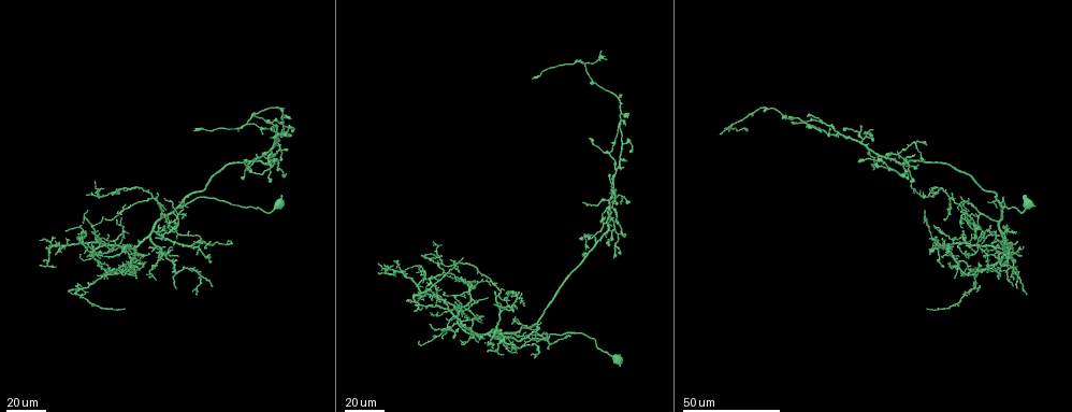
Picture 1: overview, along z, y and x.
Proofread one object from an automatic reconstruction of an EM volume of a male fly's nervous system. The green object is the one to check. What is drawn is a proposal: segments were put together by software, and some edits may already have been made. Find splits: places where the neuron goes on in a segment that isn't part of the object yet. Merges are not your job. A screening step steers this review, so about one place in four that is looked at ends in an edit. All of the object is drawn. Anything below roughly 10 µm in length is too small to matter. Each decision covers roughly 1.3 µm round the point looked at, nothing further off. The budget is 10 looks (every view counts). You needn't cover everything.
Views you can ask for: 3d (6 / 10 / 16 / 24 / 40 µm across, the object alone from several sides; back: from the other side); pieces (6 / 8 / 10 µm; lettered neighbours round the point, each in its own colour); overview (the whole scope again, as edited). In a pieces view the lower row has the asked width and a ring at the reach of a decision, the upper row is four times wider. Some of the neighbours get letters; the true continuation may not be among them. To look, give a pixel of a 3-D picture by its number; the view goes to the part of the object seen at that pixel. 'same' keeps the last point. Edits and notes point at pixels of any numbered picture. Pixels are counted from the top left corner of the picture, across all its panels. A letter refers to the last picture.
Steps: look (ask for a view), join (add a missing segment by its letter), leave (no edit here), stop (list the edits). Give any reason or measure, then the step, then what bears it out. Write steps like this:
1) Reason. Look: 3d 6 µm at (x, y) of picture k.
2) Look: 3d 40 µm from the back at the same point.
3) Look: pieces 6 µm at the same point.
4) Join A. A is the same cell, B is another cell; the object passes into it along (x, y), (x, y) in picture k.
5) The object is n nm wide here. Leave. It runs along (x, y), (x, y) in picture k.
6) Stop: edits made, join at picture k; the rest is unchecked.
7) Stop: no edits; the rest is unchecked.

End of a long branch. Look: 3d 40 µm at (105, 255) of picture 1.

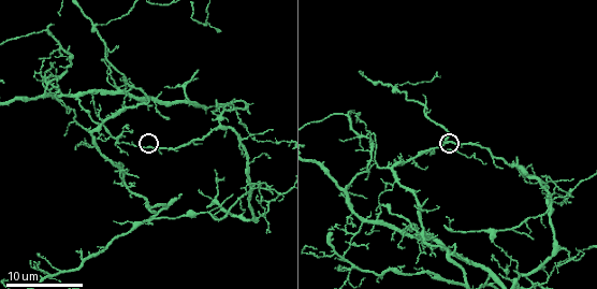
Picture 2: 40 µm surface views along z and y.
See the neighbours. Look: pieces 8 µm at (144, 146) of picture 2.

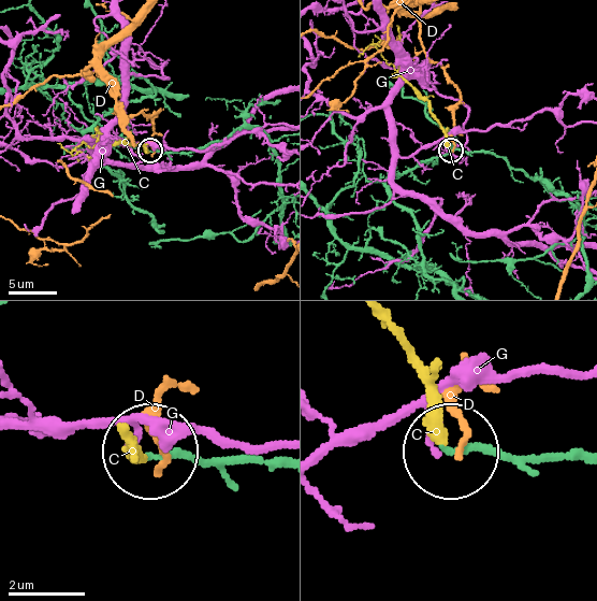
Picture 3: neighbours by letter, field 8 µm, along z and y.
The object is 140 nm wide here. Join C. C is the same cell, D and G are other cells; the object passes into it along (541, 460), (442, 448), (436, 394), (397, 326) in picture 3; the neuron continues.

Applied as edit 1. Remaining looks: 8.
Free end. Look: 3d 40 µm at (40, 240) of picture 1.

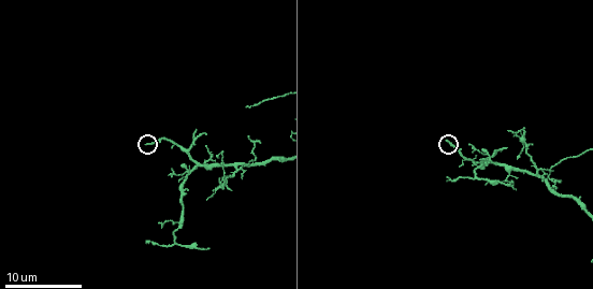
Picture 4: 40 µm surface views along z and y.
Look: 3d 10 µm at (447, 139) of picture 4.

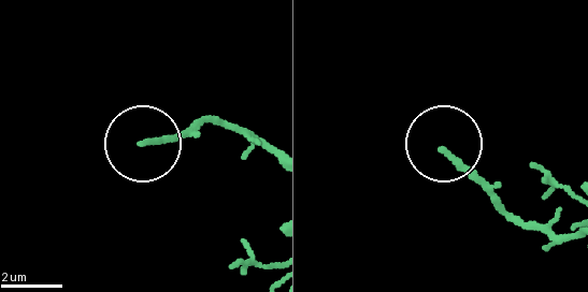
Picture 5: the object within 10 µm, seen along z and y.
See the neighbours. Look: pieces 6 µm at (143, 140) of picture 5.

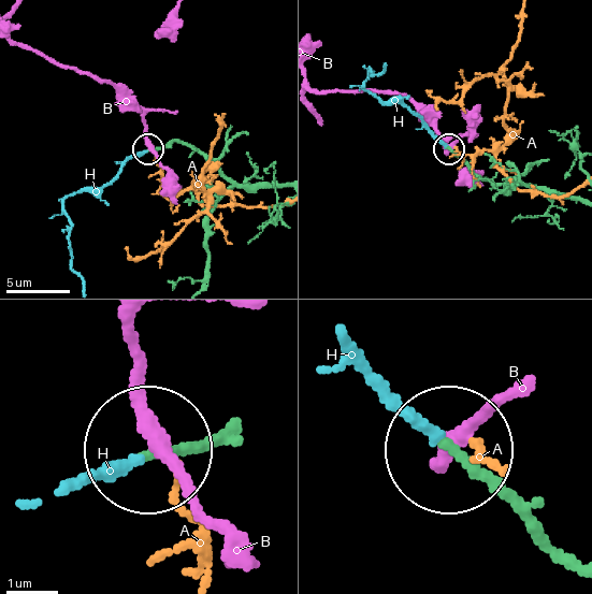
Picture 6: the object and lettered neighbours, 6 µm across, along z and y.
The object is 180 nm wide here. Join H. H is the same cell, A and B are other cells; the object passes into it along (572, 565), (354, 347) in picture 6; the neuron continues.

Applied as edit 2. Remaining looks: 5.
Look: overview.

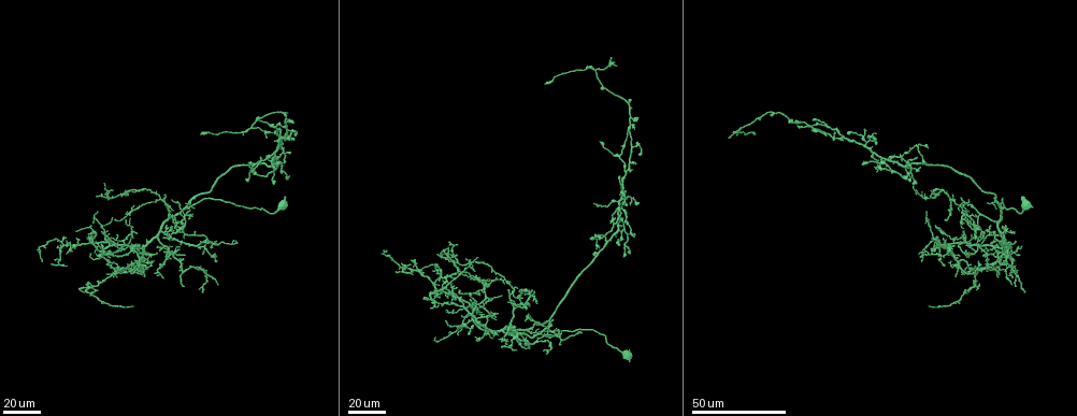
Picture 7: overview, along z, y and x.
An open end. Look: 3d 24 µm at (632, 235) of picture 7.

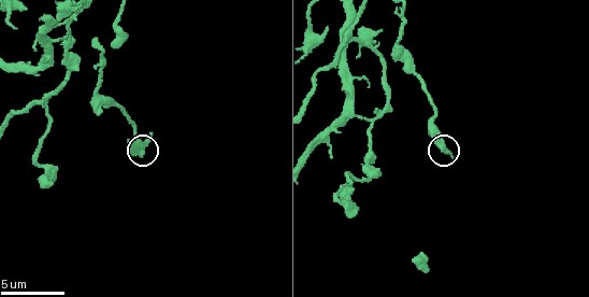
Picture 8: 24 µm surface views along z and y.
What lies round it. Look: pieces 10 µm at (149, 133) of picture 8.

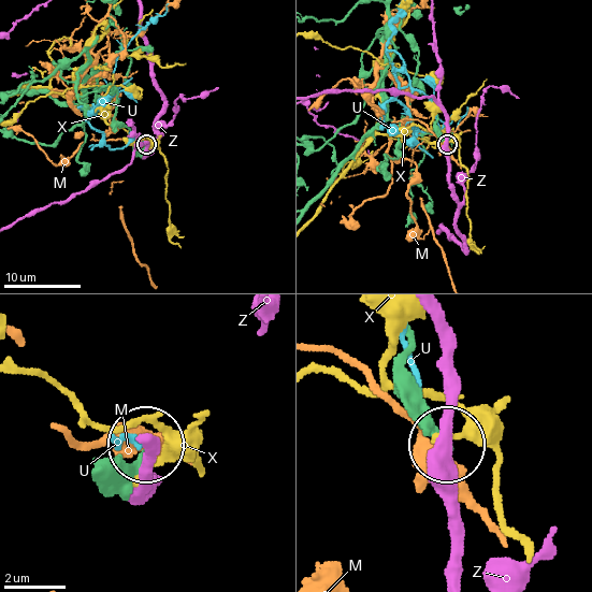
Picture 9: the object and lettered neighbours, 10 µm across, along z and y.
Leave. M, U, X and Z are other cells; no lettered segment goes on from it.

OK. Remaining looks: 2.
Free end. Look: 3d 40 µm at (828, 128) of picture 1.

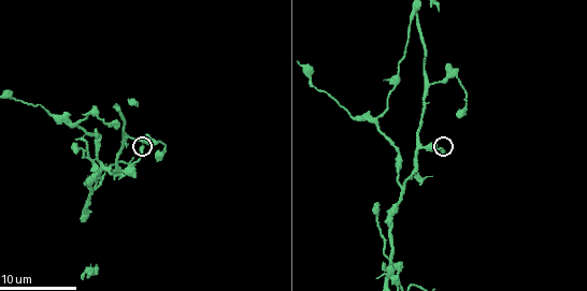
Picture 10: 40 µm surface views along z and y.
See the neighbours. Look: pieces 6 µm at (445, 153) of picture 10.

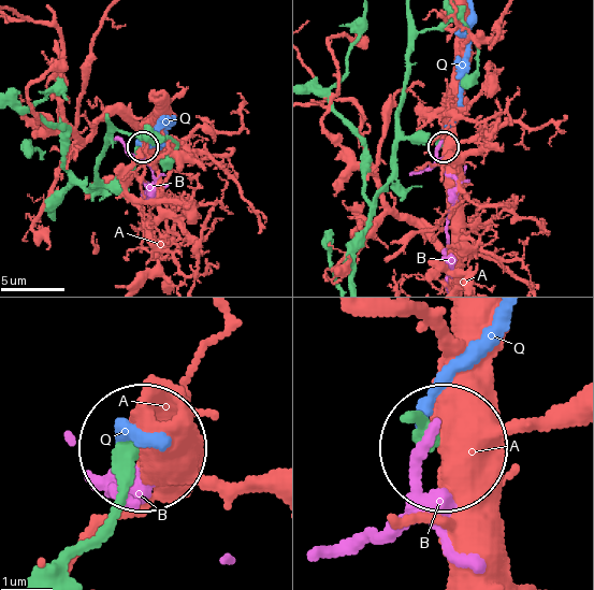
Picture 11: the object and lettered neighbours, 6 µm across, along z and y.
Leave. A, B and Q are other cells; no lettered segment goes on from it.

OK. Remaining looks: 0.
Stop: edits made, join at picture 3, join at picture 6; the rest is unchecked.

